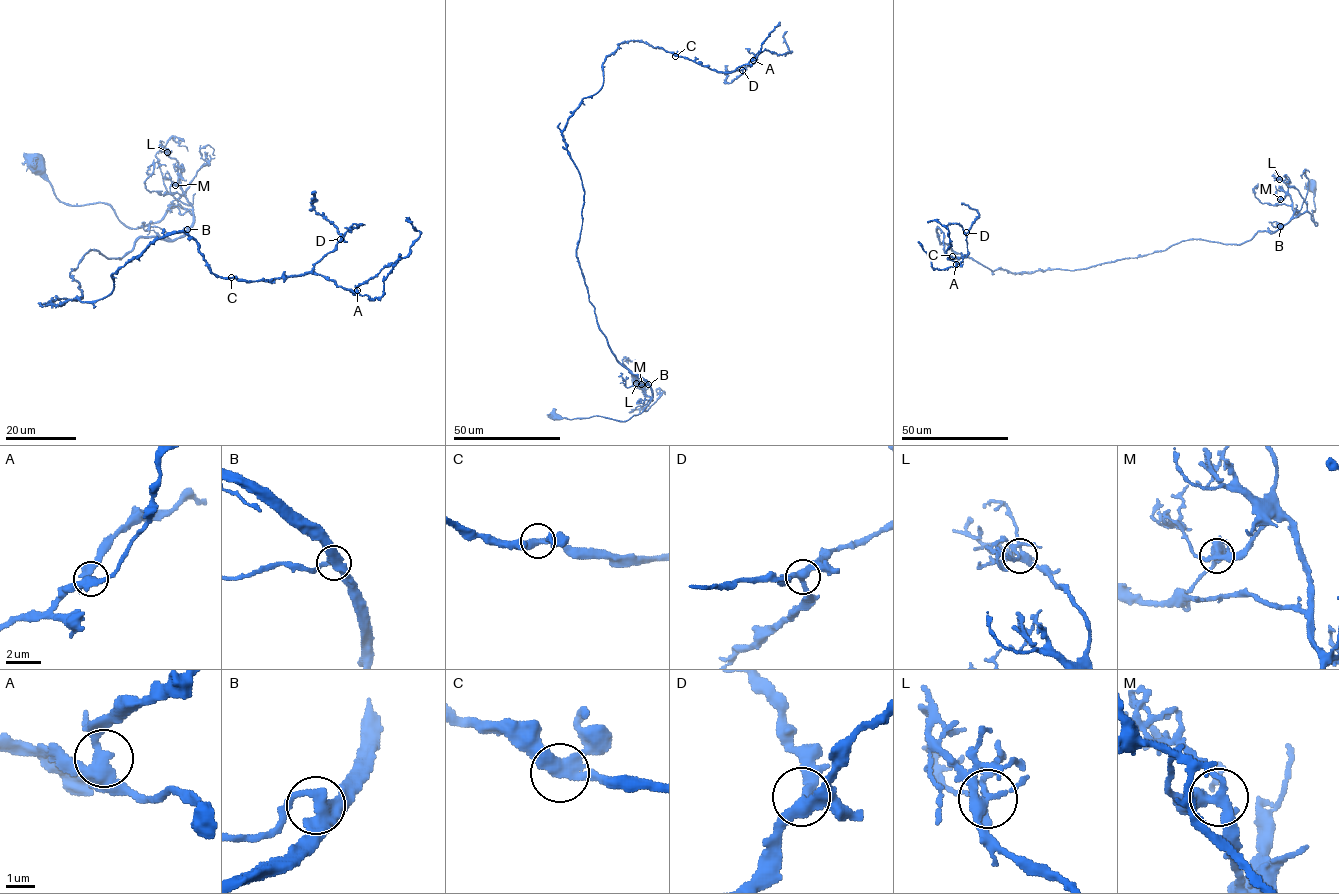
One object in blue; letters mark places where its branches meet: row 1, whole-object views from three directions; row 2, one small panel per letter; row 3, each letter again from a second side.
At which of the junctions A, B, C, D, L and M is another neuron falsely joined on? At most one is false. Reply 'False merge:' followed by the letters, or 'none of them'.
False merge: none of them

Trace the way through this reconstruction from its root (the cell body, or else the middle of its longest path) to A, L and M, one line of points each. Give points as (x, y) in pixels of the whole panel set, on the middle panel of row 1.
A: (554, 417), (625, 421), (652, 397), (589, 300), (568, 118), (626, 42), (720, 72), (753, 59)
L: (554, 417), (573, 419), (601, 416), (628, 420), (640, 414), (652, 397), (645, 396), (636, 383)
M: (554, 417), (573, 419), (601, 416), (628, 420), (640, 414), (652, 397), (644, 395), (641, 384)

